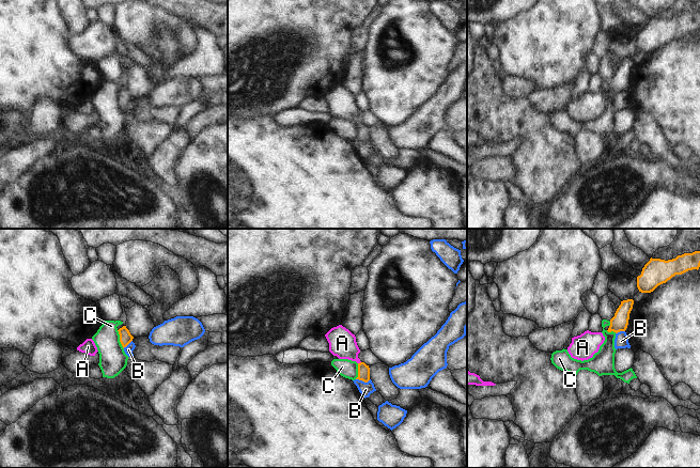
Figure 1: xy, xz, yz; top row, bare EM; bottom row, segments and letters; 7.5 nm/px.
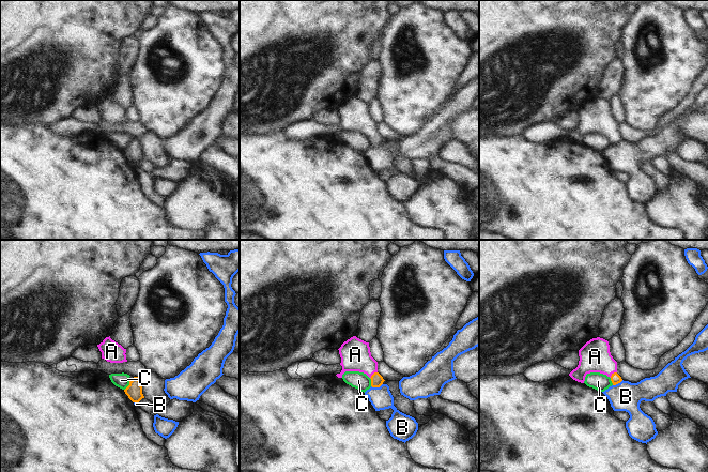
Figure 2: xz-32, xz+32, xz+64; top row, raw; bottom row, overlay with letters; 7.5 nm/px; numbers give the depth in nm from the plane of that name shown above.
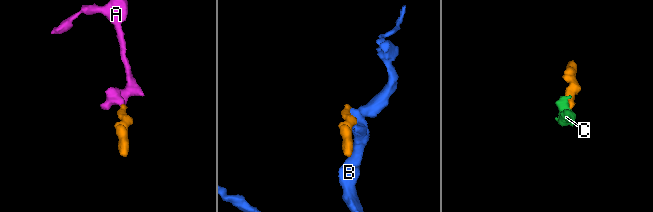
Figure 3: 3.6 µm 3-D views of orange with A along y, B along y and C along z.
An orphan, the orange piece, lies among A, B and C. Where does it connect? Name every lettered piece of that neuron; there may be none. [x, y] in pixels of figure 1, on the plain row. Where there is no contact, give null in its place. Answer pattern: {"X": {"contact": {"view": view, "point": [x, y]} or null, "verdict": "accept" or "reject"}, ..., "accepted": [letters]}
{"A": {"contact": {"view": "xz", "point": [360, 123]}, "verdict": "accept"}, "B": {"contact": {"view": "xz", "point": [363, 141]}, "verdict": "reject"}, "C": {"contact": {"view": "xy", "point": [120, 100]}, "verdict": "reject"}, "accepted": ["A"]}

